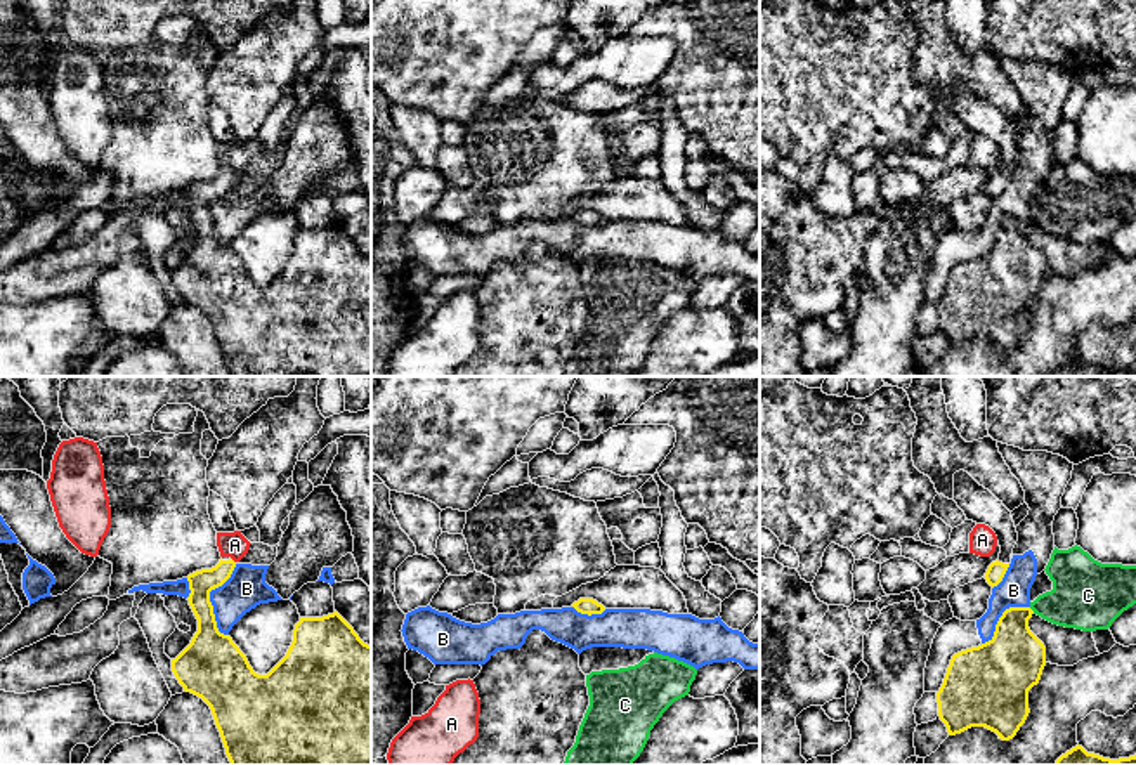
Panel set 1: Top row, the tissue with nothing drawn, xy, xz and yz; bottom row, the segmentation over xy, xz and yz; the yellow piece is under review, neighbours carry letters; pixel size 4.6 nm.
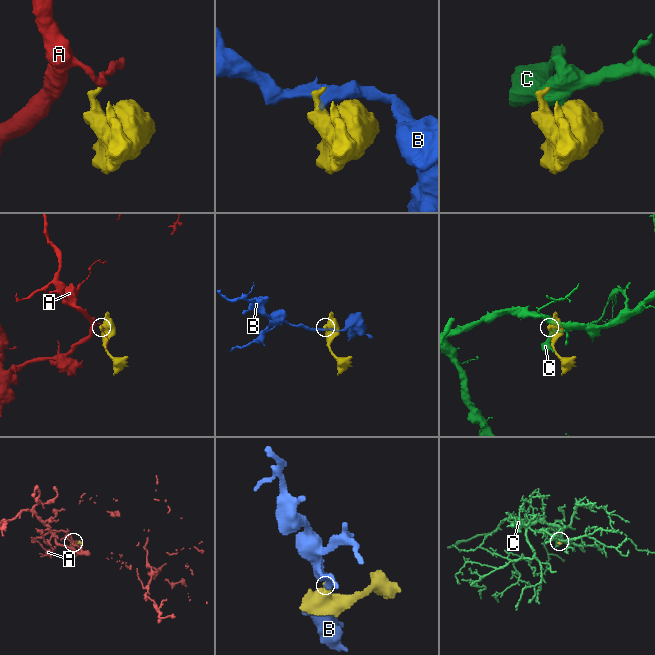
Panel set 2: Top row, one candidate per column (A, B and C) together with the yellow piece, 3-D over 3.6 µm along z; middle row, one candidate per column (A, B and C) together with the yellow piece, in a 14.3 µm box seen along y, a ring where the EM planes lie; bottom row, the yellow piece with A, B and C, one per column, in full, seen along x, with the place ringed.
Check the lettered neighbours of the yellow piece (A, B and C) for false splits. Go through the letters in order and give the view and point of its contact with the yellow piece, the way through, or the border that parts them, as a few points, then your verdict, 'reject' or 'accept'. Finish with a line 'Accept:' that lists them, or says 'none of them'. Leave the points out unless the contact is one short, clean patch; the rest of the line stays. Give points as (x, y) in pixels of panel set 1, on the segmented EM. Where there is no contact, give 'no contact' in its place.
A: contact xy (233, 561); border xy (231, 557), (235, 562); reject
B: contact xy (208, 599); border xy (236, 564), (233, 573), (210, 592), (215, 627), (224, 635); reject
C: contact yz (1032, 611); border yz (1029, 608), (1034, 613); reject
Accept: none of them

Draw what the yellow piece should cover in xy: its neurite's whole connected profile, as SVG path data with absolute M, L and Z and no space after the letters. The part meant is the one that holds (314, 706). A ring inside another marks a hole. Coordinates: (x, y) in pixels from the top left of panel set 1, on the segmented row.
M220 559L215 567L187 576L187 600L198 631L172 659L172 671L184 690L210 706L231 765L371 765L371 645L336 611L323 618L300 618L286 656L267 675L255 673L232 638L219 631L210 602L210 592L222 586L234 567L232 559Z

